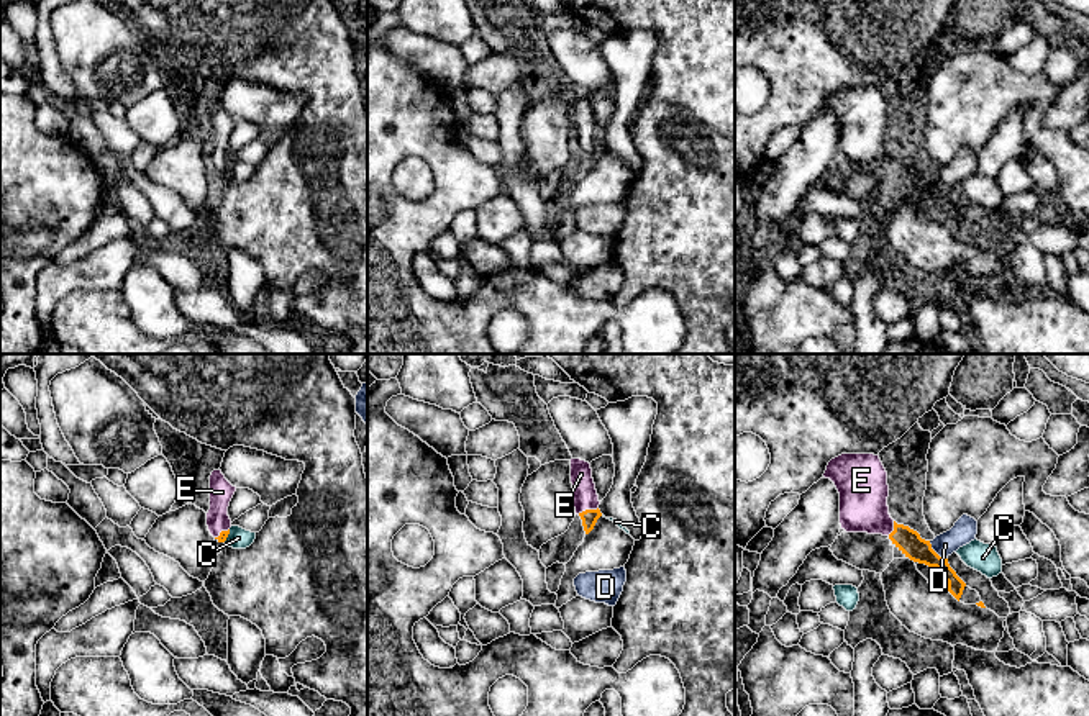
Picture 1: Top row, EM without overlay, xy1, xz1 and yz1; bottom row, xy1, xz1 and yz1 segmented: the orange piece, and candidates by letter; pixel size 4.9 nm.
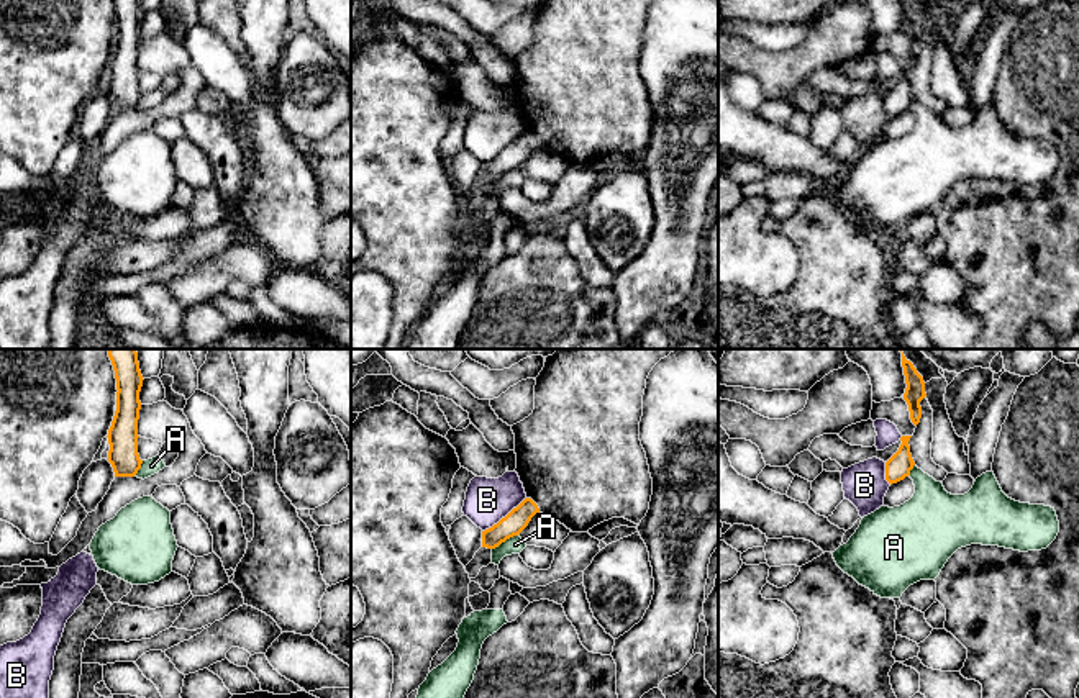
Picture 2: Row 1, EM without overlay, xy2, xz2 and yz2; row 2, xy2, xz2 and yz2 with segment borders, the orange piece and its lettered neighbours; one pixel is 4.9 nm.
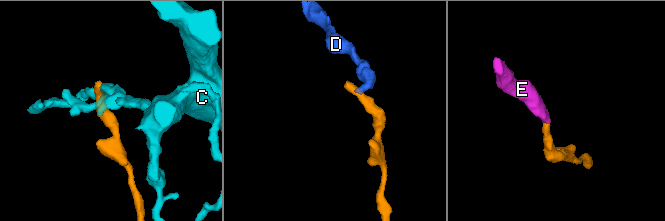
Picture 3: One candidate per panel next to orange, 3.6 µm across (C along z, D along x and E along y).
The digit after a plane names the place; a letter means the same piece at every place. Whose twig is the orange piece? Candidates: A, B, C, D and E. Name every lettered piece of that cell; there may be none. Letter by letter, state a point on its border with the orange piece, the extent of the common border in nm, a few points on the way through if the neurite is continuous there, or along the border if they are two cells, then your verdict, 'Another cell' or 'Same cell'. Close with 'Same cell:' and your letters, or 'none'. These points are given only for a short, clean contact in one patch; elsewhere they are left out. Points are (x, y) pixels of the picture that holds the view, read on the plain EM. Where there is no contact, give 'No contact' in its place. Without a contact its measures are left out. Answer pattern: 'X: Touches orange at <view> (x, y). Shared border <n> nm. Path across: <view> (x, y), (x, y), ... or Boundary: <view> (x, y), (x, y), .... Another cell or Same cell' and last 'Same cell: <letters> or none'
A: Touches orange at xz2 (504, 174). Shared border 150 nm. Boundary: xz2 (517, 167), (492, 182). Another cell
B: Touches orange at xz2 (505, 149). Shared border 280 nm. Boundary: xz2 (525, 130), (482, 164). Another cell
C: Touches orange at xy1 (227, 169). Shared border 70 nm. Boundary: xy1 (230, 163), (223, 174). Another cell
D: Touches orange at yz1 (934, 184). Shared border 120 nm. Boundary: yz1 (929, 174), (945, 190). Another cell
E: Touches orange at xz1 (587, 143). Shared border 110 nm. Path across: xz1 (589, 149), (587, 143), (586, 130). Same cell
Same cell: E

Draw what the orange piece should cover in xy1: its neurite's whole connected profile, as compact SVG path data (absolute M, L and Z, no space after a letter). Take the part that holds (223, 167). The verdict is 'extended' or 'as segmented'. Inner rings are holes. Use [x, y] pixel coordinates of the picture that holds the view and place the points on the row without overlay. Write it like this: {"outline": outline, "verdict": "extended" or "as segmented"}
{"outline": "M213 103L210 108L210 143L207 146L207 159L210 167L218 174L225 175L230 161L231 152L228 149L228 139L236 125L236 120L233 120L221 103Z", "verdict": "extended"}

